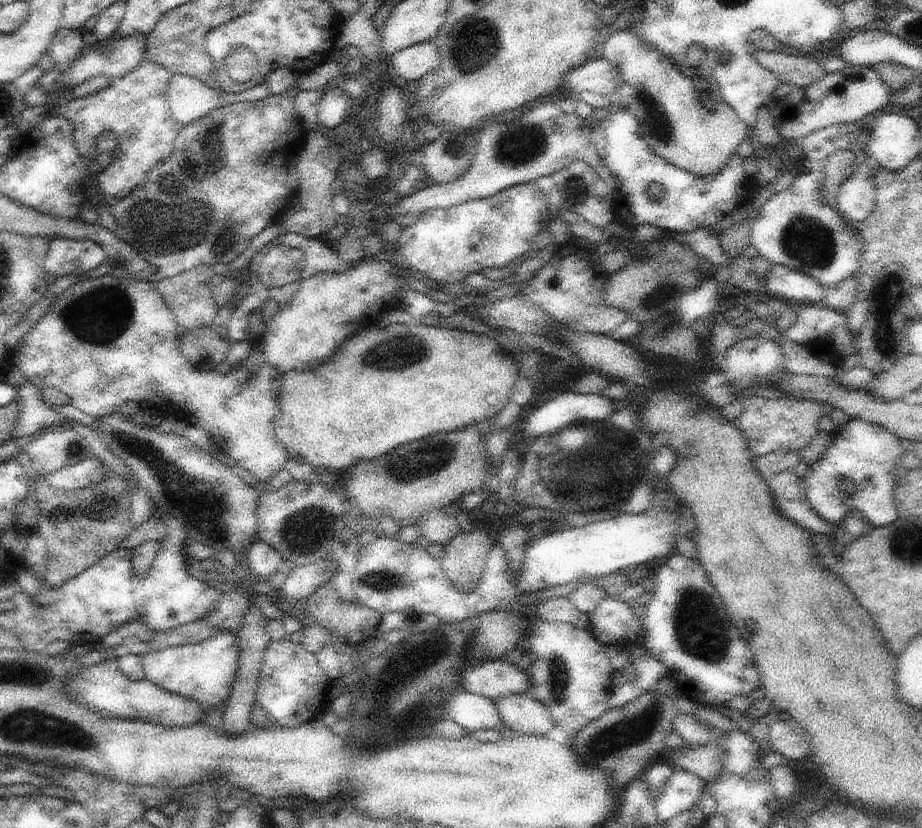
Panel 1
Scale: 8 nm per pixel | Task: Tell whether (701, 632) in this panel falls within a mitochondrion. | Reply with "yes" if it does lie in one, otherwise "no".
yes

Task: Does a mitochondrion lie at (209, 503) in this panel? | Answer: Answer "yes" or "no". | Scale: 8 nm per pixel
yes

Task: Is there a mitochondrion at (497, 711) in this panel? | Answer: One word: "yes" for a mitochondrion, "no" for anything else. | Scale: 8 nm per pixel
no

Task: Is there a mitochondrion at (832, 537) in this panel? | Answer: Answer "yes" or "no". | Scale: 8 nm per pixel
no

